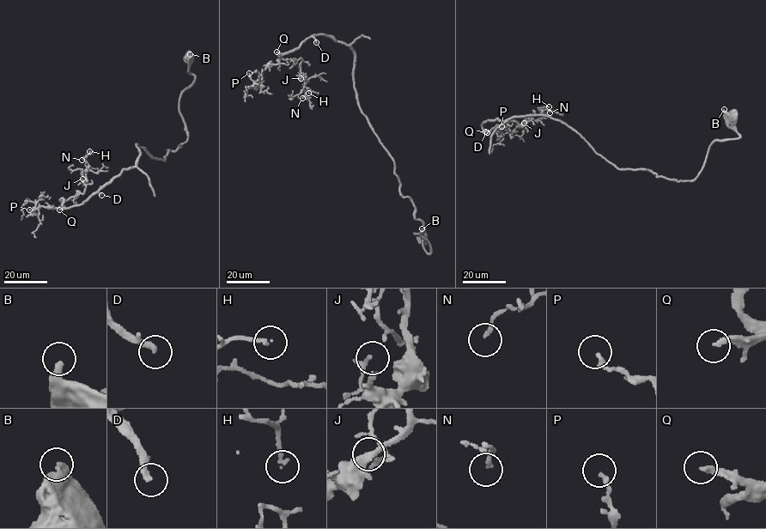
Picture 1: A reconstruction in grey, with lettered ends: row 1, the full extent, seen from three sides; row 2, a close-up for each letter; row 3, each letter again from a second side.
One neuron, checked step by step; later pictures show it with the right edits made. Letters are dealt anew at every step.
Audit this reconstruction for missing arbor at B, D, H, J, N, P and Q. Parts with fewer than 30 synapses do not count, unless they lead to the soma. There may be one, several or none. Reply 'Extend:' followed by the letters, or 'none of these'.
Extend: D, Q

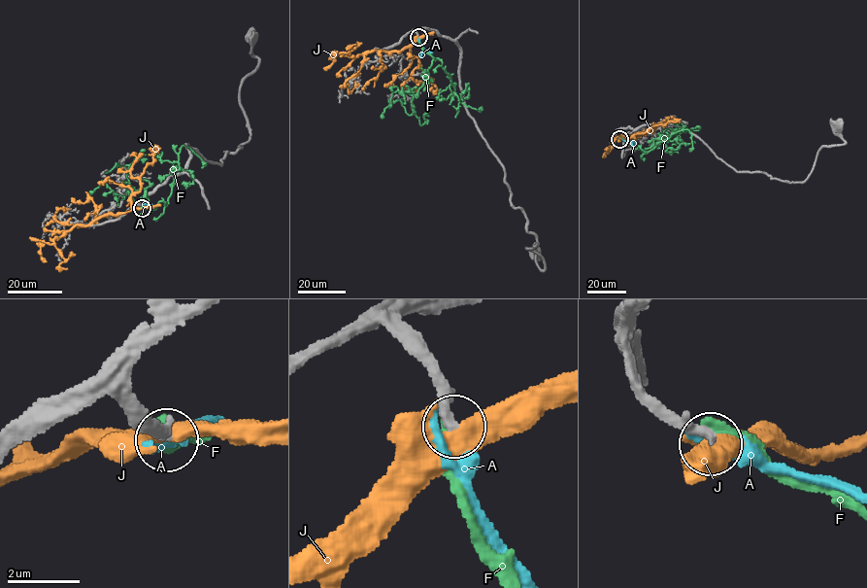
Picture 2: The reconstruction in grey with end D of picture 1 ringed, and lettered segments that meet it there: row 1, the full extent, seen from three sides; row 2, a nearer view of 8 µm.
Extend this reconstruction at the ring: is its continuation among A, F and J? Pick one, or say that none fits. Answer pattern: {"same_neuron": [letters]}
{"same_neuron": []}

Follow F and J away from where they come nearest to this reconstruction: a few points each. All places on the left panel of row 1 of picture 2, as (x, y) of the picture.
F: (142, 207), (155, 208), (149, 206), (143, 187), (135, 190), (129, 185), (126, 174), (141, 152), (145, 159)
J: (142, 208), (105, 214), (86, 224), (76, 225), (55, 238), (54, 246), (65, 259), (58, 266), (67, 268)

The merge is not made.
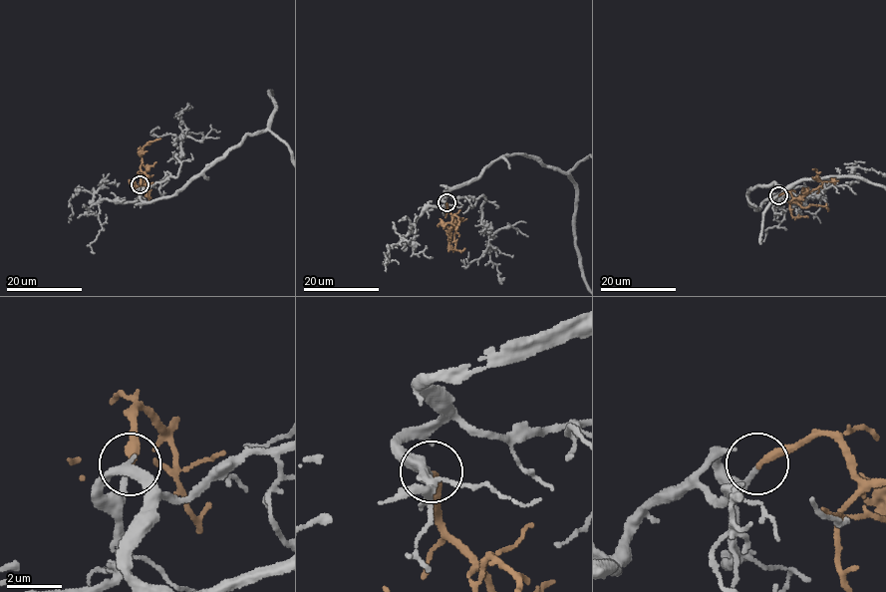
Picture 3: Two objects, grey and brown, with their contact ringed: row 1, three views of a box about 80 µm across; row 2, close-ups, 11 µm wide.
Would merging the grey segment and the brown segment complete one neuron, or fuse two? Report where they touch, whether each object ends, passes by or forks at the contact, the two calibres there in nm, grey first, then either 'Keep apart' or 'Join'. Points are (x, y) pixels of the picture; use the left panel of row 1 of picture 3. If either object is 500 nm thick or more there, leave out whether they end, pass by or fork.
Place: (140, 184). At the ring grey ends. At the ring brown ends. Thickness 180 nm (grey) against 300 nm. Join

